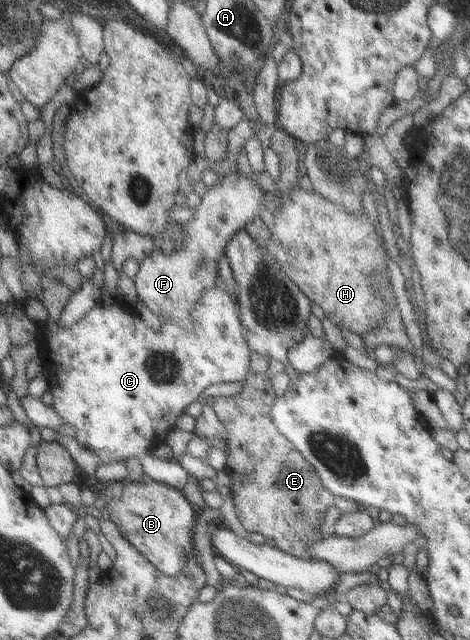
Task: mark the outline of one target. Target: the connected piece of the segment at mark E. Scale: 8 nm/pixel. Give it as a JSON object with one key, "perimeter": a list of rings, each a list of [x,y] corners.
{"perimeter":[[[246,372],[238,388],[240,392],[234,395],[202,398],[226,430],[229,453],[225,455],[223,470],[233,483],[229,494],[236,518],[246,533],[260,534],[285,554],[312,560],[306,548],[330,535],[319,524],[319,519],[326,508],[333,506],[333,496],[321,485],[312,466],[276,430],[269,412],[277,397],[270,388],[267,374]]]}

